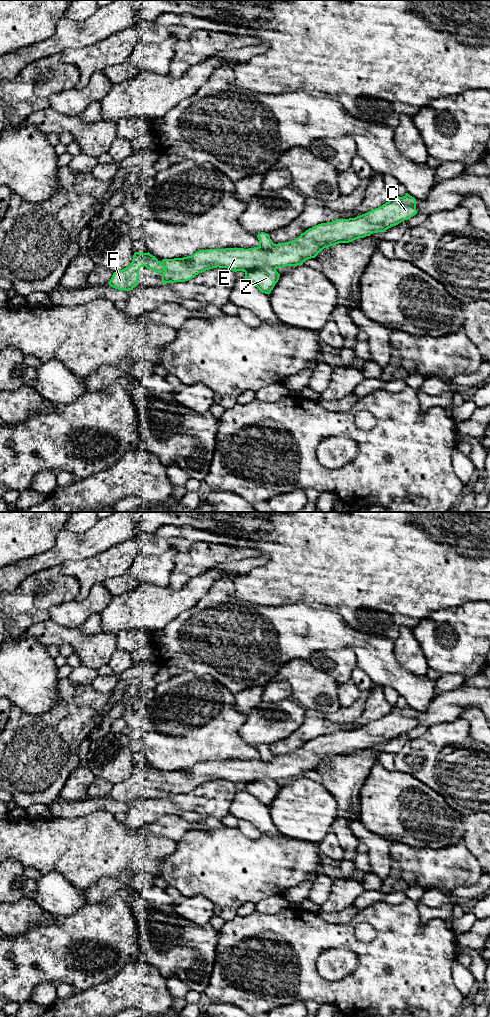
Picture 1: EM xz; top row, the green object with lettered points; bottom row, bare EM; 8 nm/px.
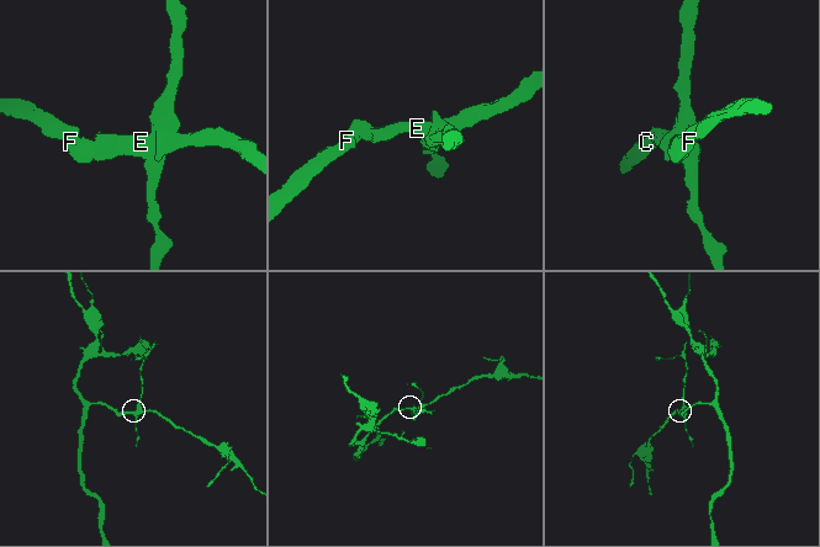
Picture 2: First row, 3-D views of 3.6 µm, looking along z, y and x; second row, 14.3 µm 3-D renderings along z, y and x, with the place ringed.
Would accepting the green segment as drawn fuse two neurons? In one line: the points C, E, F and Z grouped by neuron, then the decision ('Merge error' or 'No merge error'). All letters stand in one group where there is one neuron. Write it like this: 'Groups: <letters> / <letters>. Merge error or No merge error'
Groups: C E F / Z. Merge error

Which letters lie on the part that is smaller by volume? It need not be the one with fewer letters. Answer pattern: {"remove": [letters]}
{"remove": ["Z"]}

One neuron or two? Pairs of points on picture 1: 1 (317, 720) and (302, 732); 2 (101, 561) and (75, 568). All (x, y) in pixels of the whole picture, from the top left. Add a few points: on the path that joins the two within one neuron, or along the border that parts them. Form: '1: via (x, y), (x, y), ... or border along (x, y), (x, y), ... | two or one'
1: via (313, 724), (306, 731) | one
2: via (95, 567), (81, 568) | one

